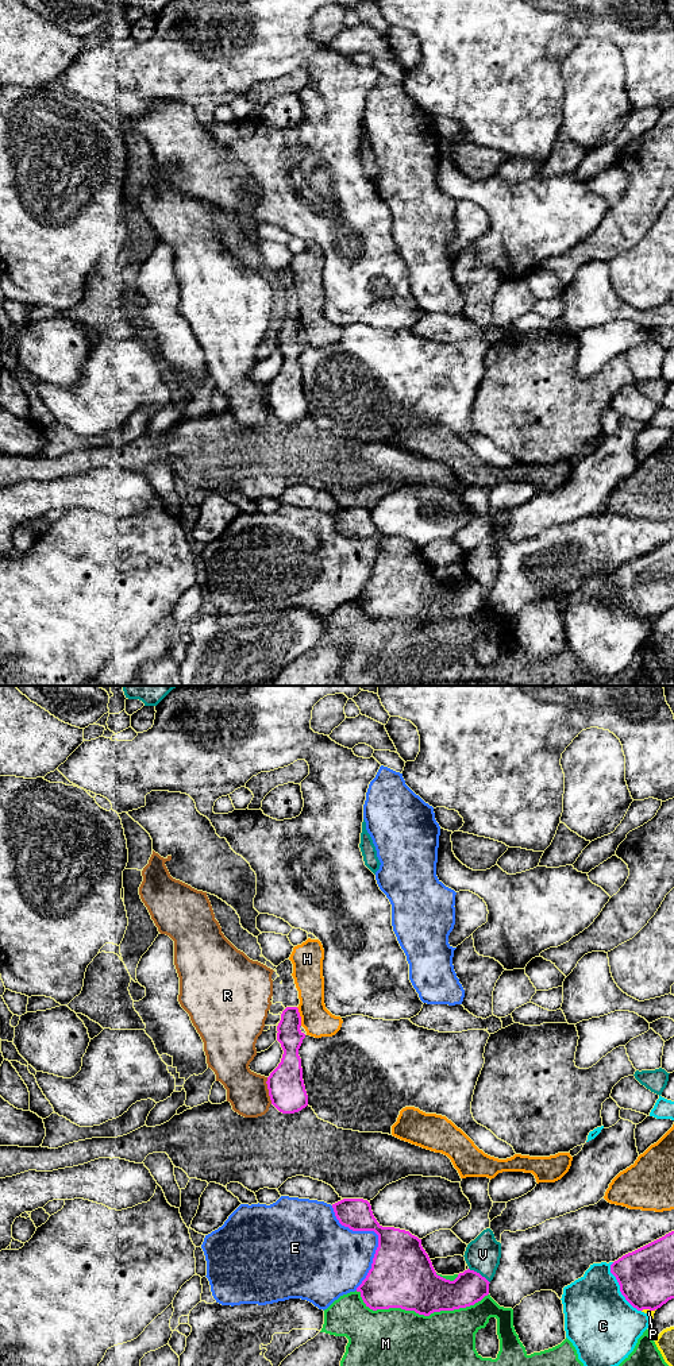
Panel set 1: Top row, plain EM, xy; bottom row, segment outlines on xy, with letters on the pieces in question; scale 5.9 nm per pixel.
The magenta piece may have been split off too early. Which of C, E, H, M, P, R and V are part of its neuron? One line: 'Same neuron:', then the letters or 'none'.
Same neuron: none

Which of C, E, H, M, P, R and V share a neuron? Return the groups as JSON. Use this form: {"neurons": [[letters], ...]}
{"neurons": [["C"], ["E"], ["H"], ["M"], ["P"], ["R"], ["V"]]}

